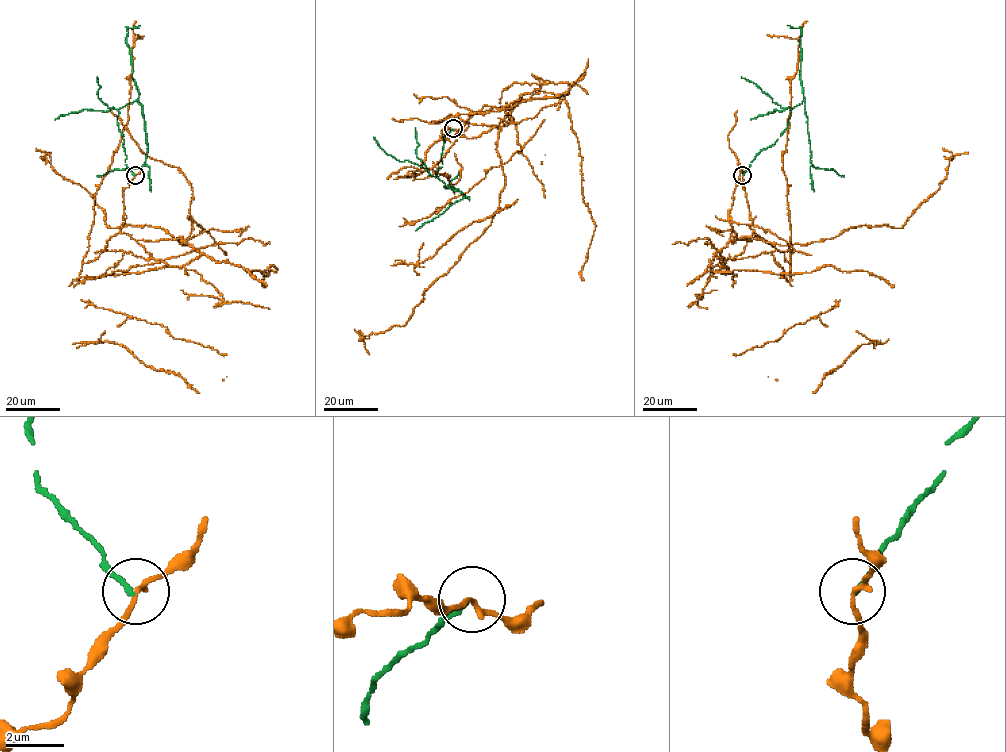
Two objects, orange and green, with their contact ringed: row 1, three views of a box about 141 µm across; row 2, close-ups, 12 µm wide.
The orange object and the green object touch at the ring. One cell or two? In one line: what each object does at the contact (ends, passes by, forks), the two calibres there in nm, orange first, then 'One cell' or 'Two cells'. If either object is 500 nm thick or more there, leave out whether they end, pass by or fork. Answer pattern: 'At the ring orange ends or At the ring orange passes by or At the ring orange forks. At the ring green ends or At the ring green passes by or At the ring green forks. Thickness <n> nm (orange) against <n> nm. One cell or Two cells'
At the ring orange passes by. At the ring green ends. Thickness 160 nm (orange) against 180 nm. Two cells

